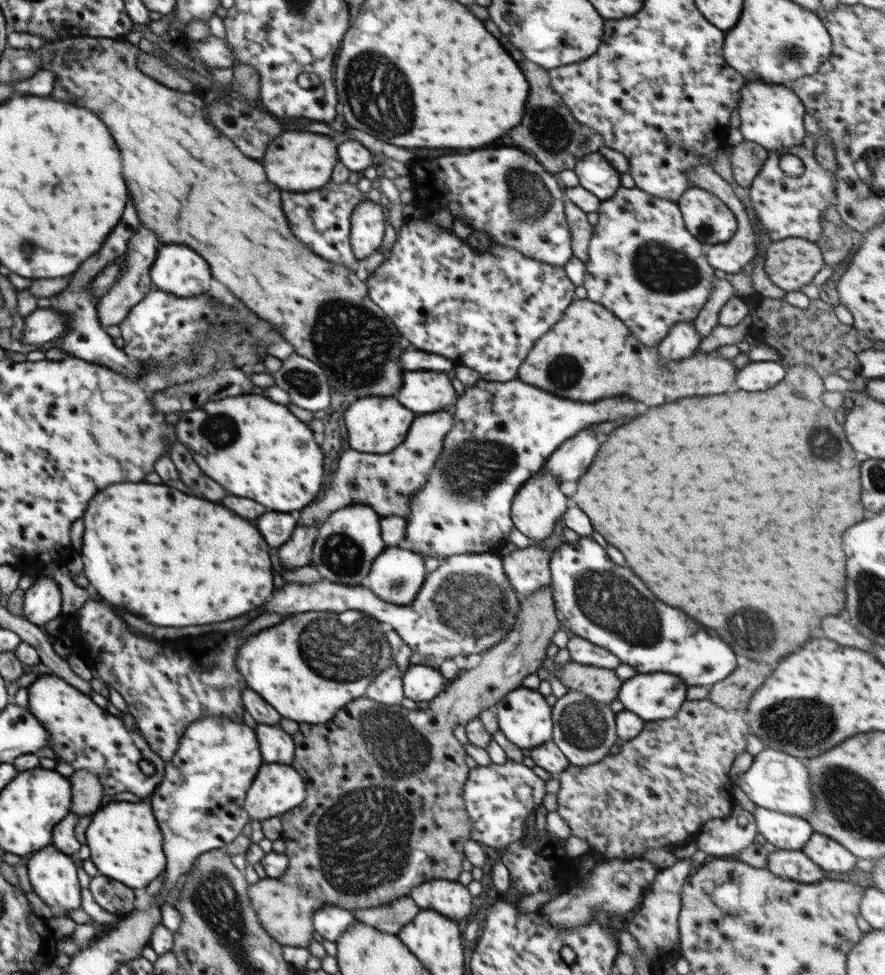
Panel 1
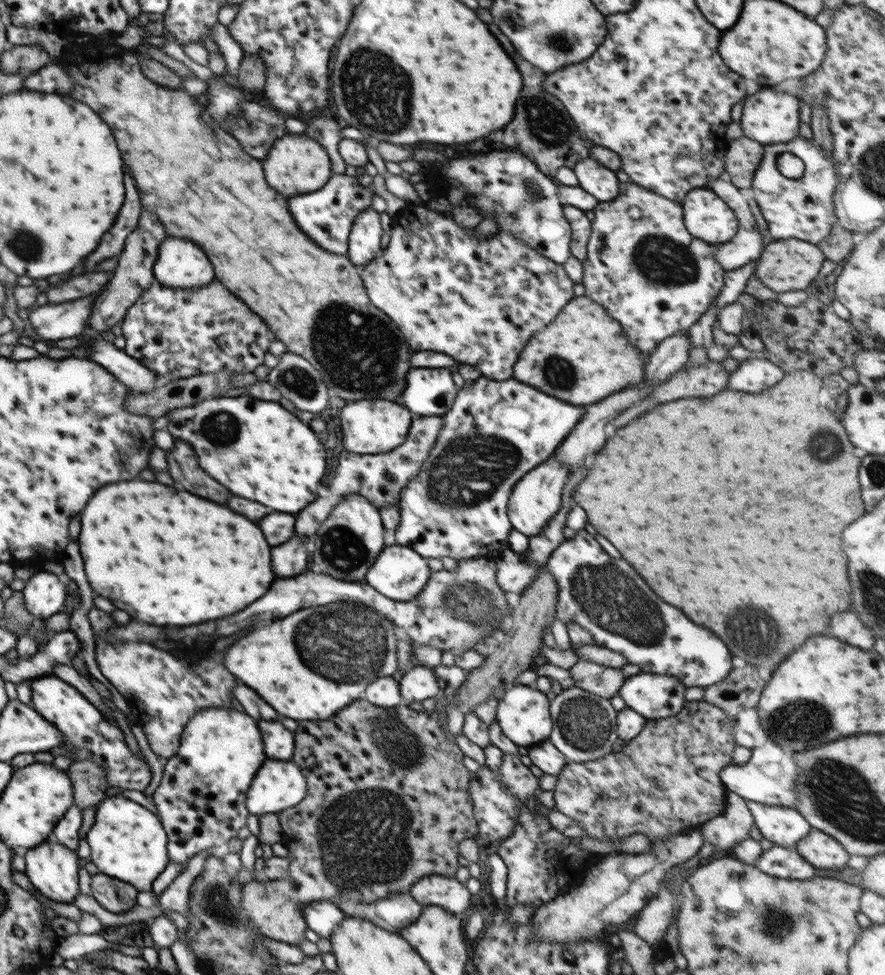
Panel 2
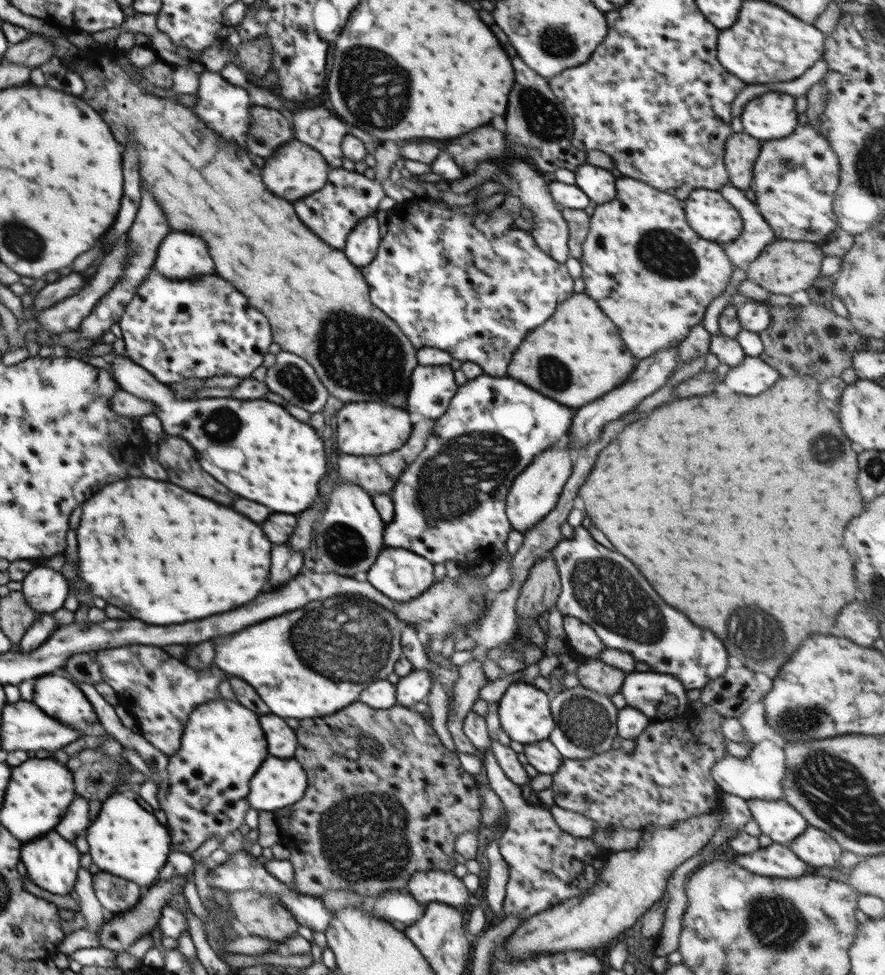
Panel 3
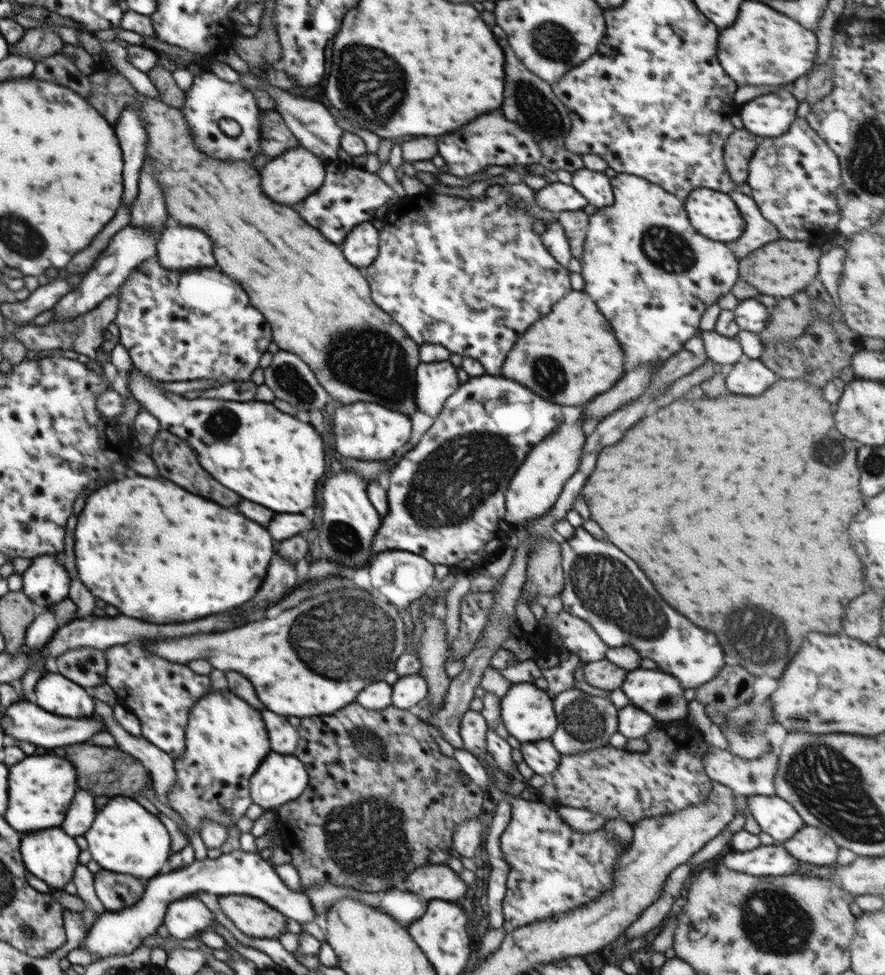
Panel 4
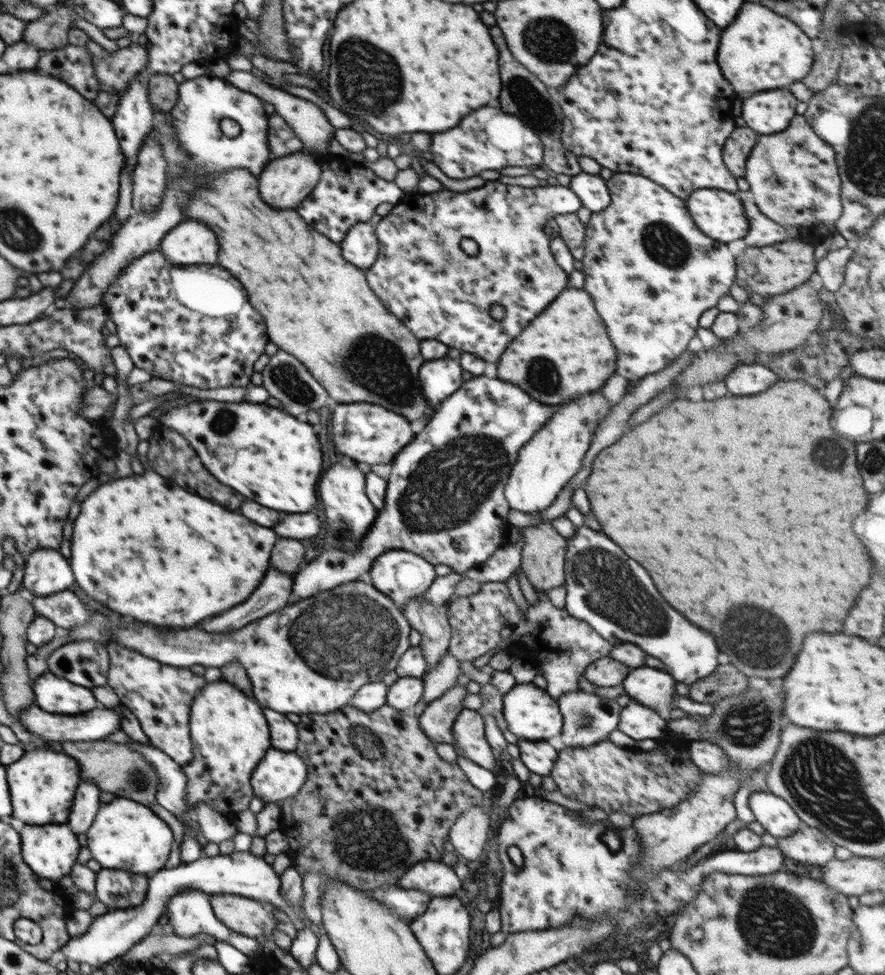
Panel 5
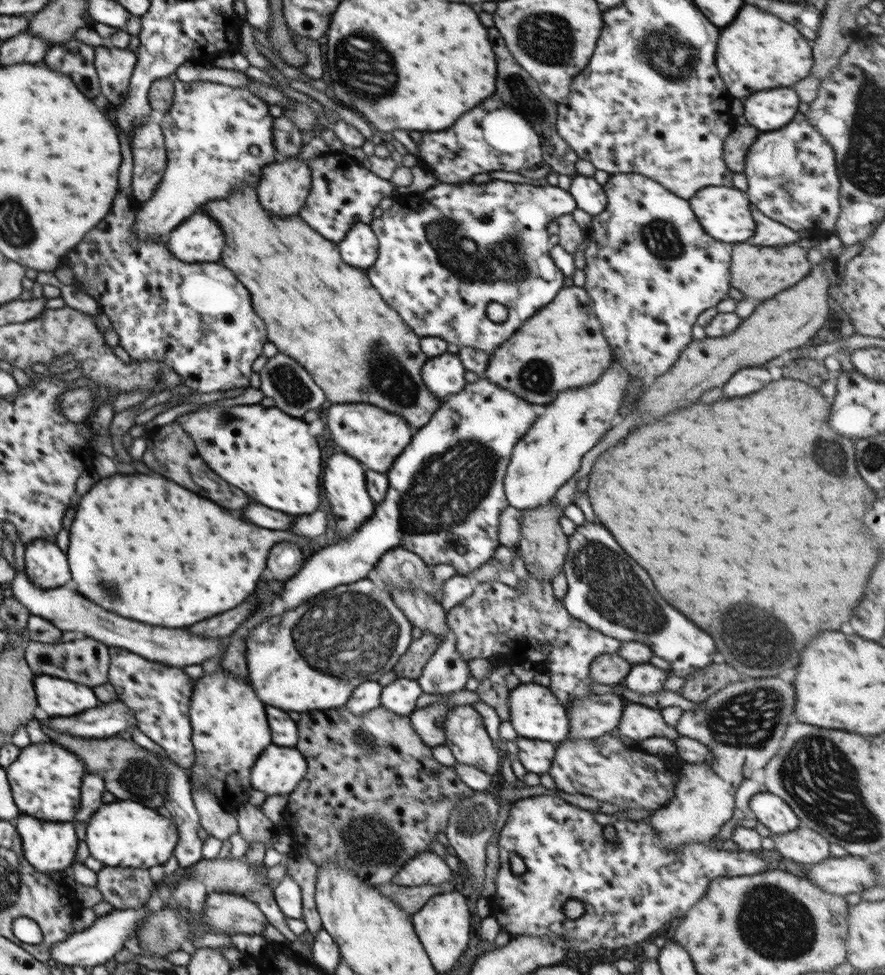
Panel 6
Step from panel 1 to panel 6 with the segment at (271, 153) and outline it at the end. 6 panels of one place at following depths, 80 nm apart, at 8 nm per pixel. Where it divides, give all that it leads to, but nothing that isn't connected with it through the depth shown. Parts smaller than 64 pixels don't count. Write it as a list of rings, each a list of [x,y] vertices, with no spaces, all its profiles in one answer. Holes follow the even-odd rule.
[[[289,157],[286,161],[270,163],[262,169],[258,184],[260,204],[276,214],[298,215],[311,189],[312,171],[308,162]]]

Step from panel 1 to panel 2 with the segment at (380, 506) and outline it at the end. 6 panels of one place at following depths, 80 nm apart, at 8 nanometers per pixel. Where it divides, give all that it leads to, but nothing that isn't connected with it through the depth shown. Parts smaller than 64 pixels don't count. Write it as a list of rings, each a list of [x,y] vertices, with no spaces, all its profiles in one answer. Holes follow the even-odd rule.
[[[443,415],[416,418],[411,422],[406,442],[396,447],[395,450],[385,454],[342,452],[338,472],[336,472],[335,478],[330,484],[330,496],[328,498],[318,498],[316,502],[306,506],[296,516],[296,534],[303,539],[313,536],[318,527],[332,513],[332,509],[349,494],[359,494],[367,498],[376,509],[398,507],[402,489],[420,473],[420,467],[428,459],[428,455],[434,448],[434,443],[436,443],[443,425]]]

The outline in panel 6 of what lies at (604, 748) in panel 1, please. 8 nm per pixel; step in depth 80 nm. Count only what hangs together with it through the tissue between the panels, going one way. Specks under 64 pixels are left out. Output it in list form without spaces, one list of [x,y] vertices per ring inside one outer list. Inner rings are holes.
[[[611,692],[574,699],[567,707],[570,740],[592,740],[613,733],[622,718],[623,698]]]

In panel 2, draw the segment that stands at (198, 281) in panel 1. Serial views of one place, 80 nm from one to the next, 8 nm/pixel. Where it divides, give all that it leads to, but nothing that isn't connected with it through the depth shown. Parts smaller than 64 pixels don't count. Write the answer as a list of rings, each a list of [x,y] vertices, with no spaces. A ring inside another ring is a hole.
[[[165,238],[160,244],[153,266],[158,282],[170,288],[202,288],[214,278],[214,270],[206,254],[192,242]]]

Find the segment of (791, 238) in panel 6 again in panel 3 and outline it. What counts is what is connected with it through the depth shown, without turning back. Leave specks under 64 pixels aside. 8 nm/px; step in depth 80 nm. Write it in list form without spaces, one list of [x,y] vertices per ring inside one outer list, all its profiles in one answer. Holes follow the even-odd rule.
[[[728,183],[717,191],[742,217],[743,229],[739,238],[736,241],[724,243],[723,249],[735,267],[744,267],[756,260],[764,247],[777,241],[777,236],[760,214],[755,203],[748,199],[741,189]]]

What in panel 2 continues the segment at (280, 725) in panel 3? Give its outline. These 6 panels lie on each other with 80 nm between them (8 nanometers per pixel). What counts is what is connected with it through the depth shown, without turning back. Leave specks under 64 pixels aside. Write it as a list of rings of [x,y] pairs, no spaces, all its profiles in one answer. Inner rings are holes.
[[[258,721],[264,743],[264,752],[272,760],[288,761],[293,757],[295,738],[293,732],[276,721]]]

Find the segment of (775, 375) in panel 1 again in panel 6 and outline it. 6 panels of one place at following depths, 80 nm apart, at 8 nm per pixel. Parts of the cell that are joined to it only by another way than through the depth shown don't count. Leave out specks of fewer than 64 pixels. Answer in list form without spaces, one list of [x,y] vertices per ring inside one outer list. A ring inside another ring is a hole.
[[[758,366],[738,369],[724,384],[724,398],[746,396],[752,392],[758,392],[770,382],[772,378],[767,368]]]

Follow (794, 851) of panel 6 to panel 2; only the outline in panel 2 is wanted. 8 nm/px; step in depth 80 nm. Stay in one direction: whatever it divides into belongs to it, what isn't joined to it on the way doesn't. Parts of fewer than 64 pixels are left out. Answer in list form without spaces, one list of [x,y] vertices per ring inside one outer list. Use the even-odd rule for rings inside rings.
[[[816,828],[797,844],[796,850],[816,868],[844,868],[851,857],[849,852],[829,834]]]

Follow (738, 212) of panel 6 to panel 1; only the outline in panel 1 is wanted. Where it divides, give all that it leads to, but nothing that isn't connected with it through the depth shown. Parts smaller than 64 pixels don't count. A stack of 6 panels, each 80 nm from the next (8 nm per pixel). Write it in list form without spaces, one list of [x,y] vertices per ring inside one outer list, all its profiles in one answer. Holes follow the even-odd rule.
[[[688,188],[676,203],[688,232],[705,246],[726,243],[737,231],[735,214],[715,194],[703,188]]]

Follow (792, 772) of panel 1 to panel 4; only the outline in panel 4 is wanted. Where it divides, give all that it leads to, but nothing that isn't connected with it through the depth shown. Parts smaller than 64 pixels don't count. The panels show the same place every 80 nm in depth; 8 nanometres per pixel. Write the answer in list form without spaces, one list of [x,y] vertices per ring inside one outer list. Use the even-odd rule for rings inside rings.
[[[709,746],[709,752],[705,754],[703,765],[706,774],[715,782],[731,788],[738,796],[762,796],[776,795],[775,776],[778,770],[779,753],[776,747],[766,751],[763,755],[752,760],[746,760],[734,756],[728,749]]]

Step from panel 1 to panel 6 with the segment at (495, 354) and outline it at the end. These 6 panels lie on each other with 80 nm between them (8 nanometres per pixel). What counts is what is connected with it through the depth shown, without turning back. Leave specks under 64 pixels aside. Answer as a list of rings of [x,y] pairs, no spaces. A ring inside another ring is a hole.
[[[491,179],[491,181],[486,183],[466,182],[456,185],[438,182],[436,186],[433,186],[430,190],[426,190],[426,192],[399,193],[394,198],[394,204],[390,209],[383,211],[381,217],[378,219],[374,218],[369,224],[379,241],[379,253],[374,264],[364,271],[368,275],[372,286],[378,290],[380,296],[386,301],[386,304],[396,310],[400,318],[414,331],[416,336],[436,336],[459,347],[469,346],[470,348],[481,350],[492,357],[503,342],[506,342],[530,316],[536,314],[536,310],[540,310],[542,306],[546,306],[564,288],[565,274],[556,266],[556,263],[551,257],[551,247],[555,243],[555,239],[548,233],[546,228],[547,224],[550,224],[552,220],[556,220],[559,216],[572,214],[575,207],[576,202],[574,197],[569,191],[558,187],[558,185],[534,186],[530,185],[530,183],[512,183],[495,179]],[[464,239],[470,239],[475,242],[477,249],[474,256],[466,253],[460,247],[461,241]],[[490,302],[500,302],[500,304],[506,306],[509,313],[505,321],[496,323],[488,319],[486,307]]]

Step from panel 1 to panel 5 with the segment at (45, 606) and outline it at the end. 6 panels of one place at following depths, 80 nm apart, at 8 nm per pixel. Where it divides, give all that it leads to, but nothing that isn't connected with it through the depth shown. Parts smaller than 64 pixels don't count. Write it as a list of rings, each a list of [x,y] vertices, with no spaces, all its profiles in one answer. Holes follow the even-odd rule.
[[[37,548],[25,556],[24,587],[35,596],[55,595],[74,581],[69,559],[59,550]]]

